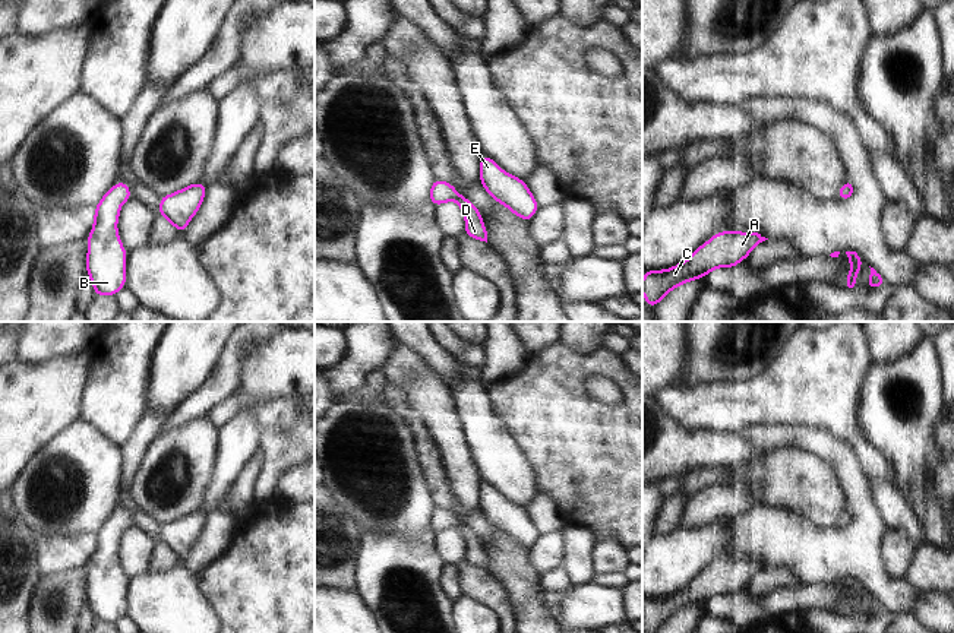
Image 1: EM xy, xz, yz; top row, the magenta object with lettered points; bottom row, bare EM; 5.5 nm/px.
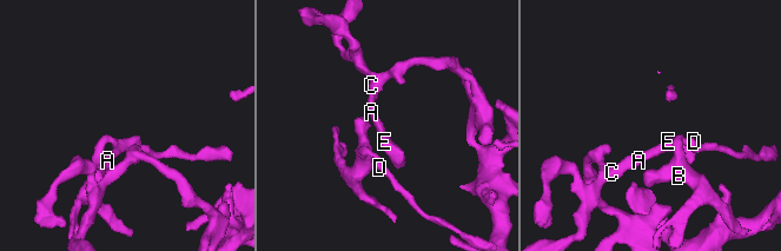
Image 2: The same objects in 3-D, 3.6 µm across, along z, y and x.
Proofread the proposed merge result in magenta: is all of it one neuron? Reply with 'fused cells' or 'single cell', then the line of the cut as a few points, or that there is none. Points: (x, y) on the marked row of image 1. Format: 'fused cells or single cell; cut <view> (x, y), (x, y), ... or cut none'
single cell; cut none

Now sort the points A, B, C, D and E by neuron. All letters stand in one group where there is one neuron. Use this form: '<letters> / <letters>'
A B C D E

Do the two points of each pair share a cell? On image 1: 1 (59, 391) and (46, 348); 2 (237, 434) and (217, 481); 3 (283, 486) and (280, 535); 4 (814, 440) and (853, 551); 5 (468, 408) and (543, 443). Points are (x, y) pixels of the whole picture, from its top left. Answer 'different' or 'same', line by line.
1: different
2: same
3: different
4: same
5: different

